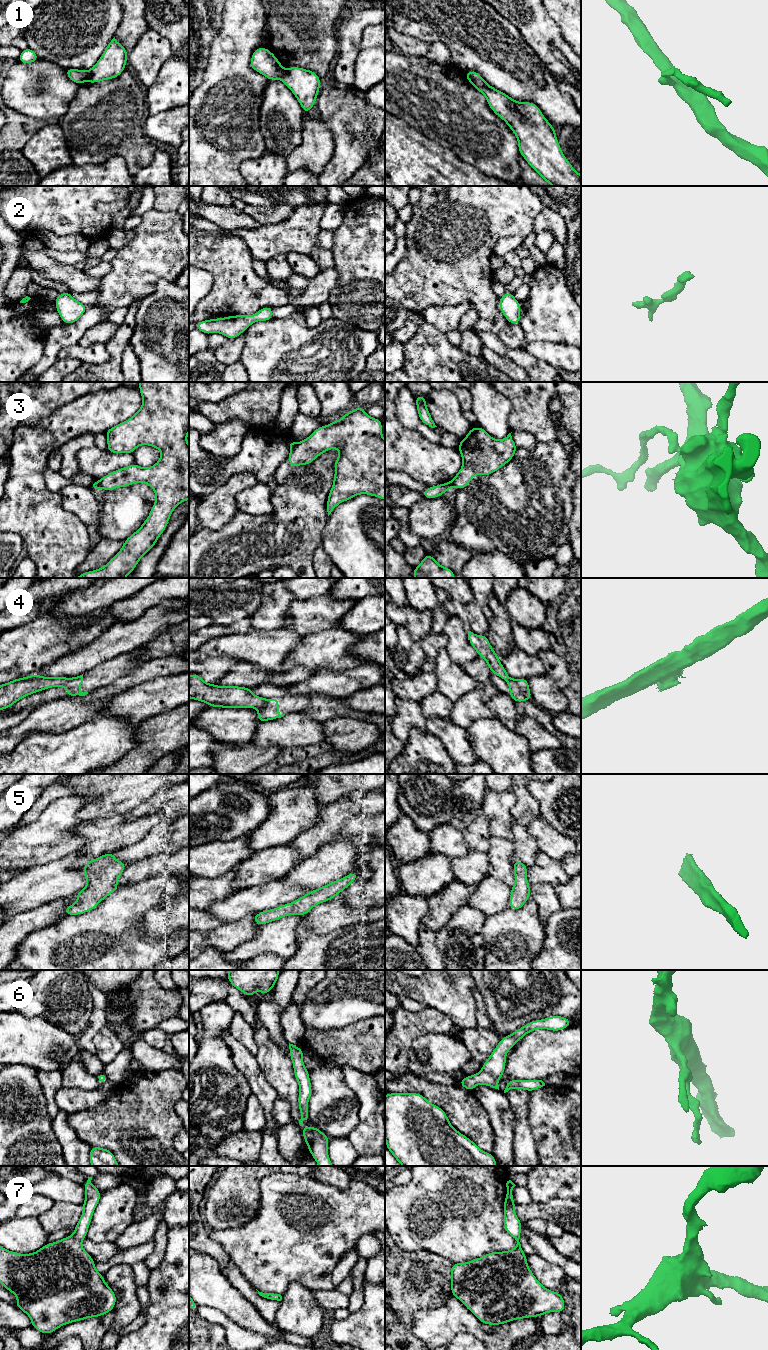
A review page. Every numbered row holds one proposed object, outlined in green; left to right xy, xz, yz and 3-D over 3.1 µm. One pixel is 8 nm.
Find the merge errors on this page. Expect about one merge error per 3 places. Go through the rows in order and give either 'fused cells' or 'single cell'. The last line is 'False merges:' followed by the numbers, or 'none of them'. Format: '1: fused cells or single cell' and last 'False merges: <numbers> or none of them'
1: single cell
2: single cell
3: fused cells
4: fused cells
5: single cell
6: single cell
7: single cell
False merges: 3, 4

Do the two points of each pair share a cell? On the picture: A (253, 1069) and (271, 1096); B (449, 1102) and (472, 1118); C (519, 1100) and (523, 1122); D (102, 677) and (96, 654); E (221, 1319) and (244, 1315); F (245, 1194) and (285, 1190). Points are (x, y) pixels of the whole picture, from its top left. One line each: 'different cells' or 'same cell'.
A: same cell
B: same cell
C: same cell
D: different cells
E: different cells
F: different cells

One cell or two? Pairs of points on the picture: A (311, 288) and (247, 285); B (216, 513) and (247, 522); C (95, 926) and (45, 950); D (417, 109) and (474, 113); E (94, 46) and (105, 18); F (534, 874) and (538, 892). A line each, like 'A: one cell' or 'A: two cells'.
A: two cells
B: two cells
C: one cell
D: one cell
E: one cell
F: two cells

